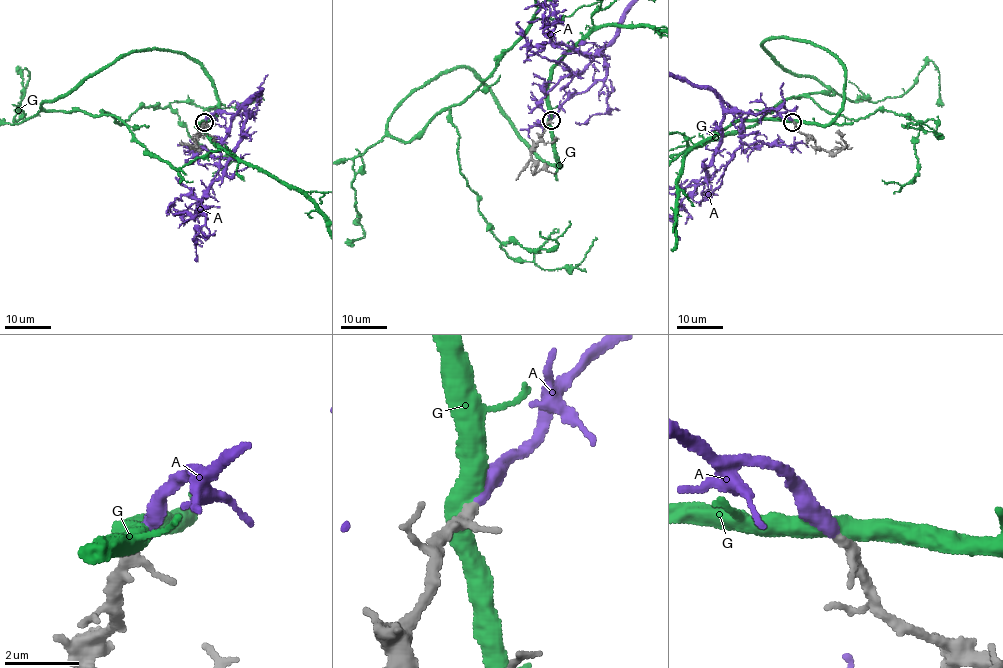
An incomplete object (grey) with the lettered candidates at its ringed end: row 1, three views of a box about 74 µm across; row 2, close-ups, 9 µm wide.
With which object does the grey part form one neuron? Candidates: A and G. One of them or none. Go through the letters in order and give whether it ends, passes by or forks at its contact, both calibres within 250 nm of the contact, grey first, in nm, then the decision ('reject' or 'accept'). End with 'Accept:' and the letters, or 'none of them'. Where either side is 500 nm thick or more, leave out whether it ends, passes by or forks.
A: it ends there; 240 nm thick on the grey side, 360 nm on the other; accept
G: 260 nm thick on the grey side, 550 nm on the other; reject
Accept: A

